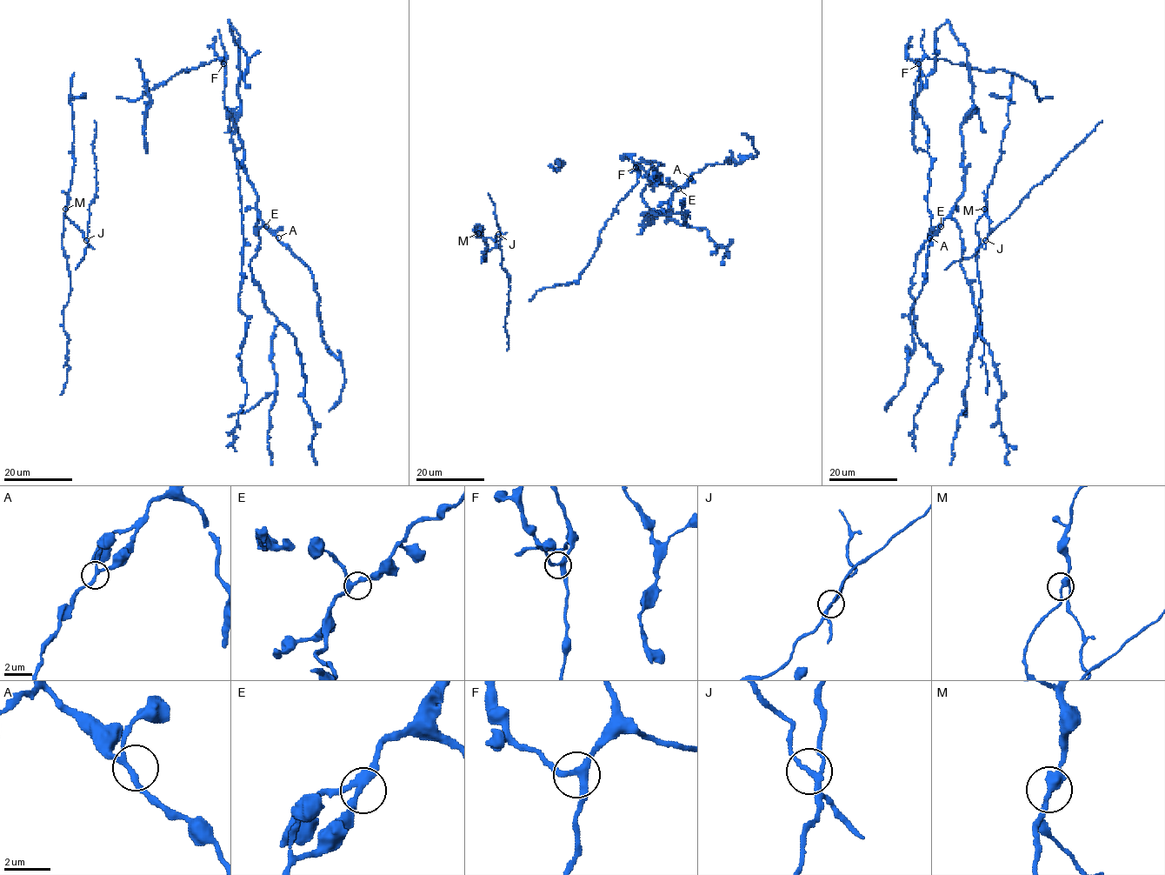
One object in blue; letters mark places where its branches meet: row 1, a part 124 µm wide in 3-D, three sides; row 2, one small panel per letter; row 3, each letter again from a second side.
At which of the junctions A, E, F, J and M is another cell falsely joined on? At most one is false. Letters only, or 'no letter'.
J

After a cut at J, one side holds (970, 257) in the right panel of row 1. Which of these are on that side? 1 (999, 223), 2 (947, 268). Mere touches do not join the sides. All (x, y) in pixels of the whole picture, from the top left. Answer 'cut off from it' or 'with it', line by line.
1: with it
2: with it

